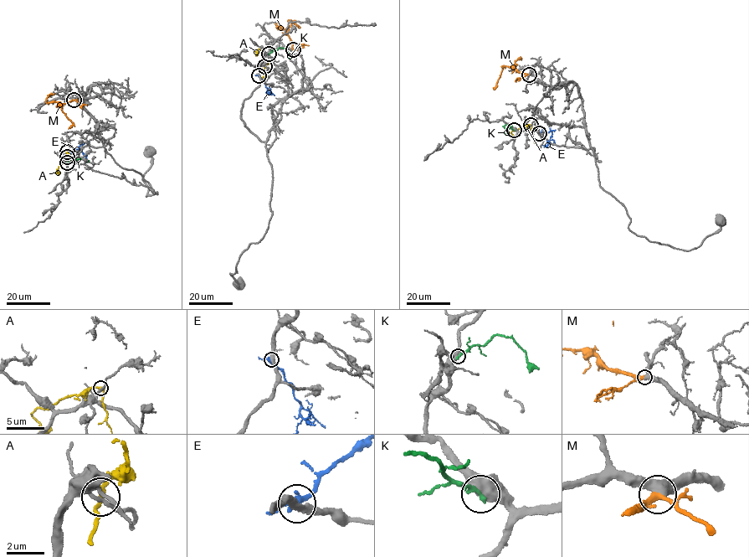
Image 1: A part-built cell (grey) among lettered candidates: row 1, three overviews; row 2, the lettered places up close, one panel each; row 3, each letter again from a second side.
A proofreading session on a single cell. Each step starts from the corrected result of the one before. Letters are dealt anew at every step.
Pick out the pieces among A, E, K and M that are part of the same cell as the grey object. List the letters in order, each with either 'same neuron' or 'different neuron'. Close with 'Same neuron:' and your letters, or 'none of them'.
A: different neuron
E: different neuron
K: different neuron
M: same neuron
Same neuron: M

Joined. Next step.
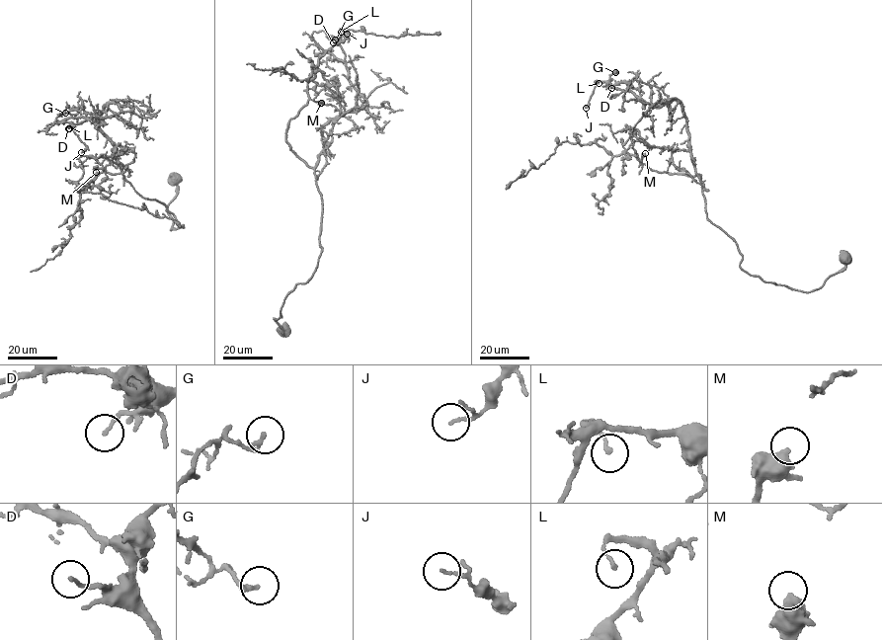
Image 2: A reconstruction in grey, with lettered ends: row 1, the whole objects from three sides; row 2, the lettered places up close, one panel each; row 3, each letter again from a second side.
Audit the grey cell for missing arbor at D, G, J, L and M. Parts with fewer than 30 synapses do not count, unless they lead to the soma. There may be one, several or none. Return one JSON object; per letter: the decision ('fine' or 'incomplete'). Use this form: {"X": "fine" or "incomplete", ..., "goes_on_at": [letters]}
{"D": "fine", "G": "fine", "J": "fine", "L": "fine", "M": "incomplete", "goes_on_at": ["M"]}

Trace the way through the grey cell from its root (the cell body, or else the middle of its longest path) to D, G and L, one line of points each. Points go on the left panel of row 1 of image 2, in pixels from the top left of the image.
D: (176, 178), (170, 230), (183, 225), (136, 192), (99, 127), (103, 109), (118, 105), (114, 116), (68, 128)
G: (176, 178), (170, 230), (183, 225), (136, 192), (99, 127), (118, 105), (56, 122), (65, 113)
L: (176, 178), (170, 230), (183, 225), (136, 192), (99, 127), (103, 109), (118, 105), (114, 116), (69, 128)

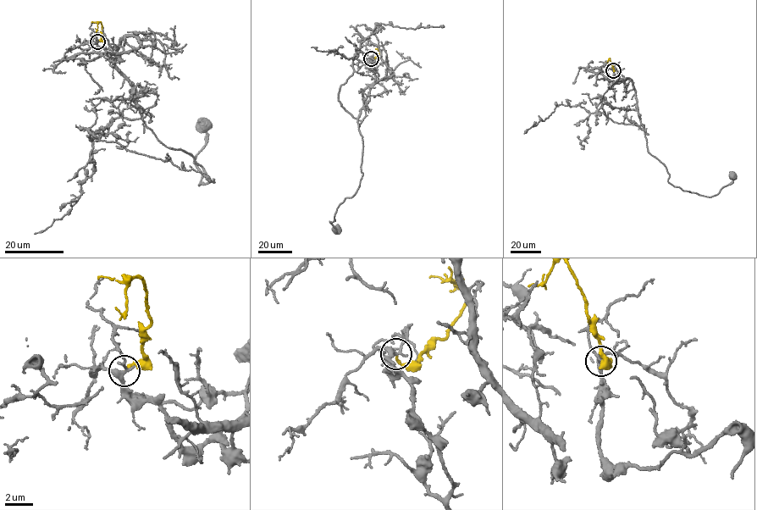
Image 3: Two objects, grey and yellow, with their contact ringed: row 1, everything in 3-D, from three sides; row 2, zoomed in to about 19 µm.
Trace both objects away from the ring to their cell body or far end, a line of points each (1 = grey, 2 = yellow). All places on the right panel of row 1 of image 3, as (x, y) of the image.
1: (613, 70), (615, 82), (632, 81), (649, 152), (664, 164), (670, 183), (710, 197), (732, 181), (732, 176)
2: (613, 70), (609, 59), (605, 63)

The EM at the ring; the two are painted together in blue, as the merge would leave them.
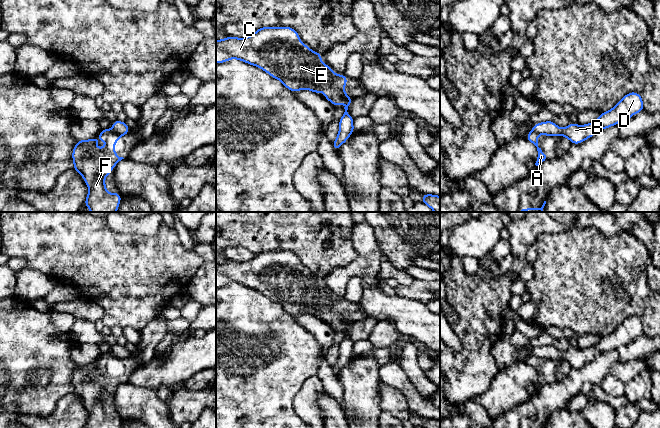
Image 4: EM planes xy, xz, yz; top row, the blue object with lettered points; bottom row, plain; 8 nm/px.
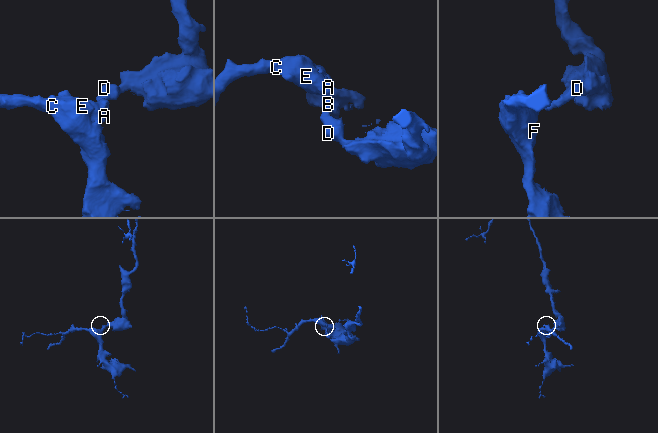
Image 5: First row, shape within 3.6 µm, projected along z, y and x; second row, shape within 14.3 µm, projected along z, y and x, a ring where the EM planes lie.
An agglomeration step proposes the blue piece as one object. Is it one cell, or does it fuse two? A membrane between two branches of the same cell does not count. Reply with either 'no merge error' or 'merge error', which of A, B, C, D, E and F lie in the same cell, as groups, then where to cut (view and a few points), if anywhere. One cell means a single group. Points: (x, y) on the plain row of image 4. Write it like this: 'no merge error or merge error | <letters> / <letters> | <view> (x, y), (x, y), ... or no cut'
merge error | A C E F / B D | xy (112, 355), (122, 359)

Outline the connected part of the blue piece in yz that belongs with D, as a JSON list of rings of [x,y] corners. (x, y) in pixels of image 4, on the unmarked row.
[[[637,316],[626,318],[614,332],[600,337],[600,341],[592,346],[580,350],[575,347],[562,353],[558,351],[552,344],[540,346],[533,349],[533,353],[538,358],[551,360],[565,360],[572,368],[580,368],[586,363],[594,360],[597,355],[609,352],[620,346],[627,345],[634,338],[644,334],[642,321]]]

